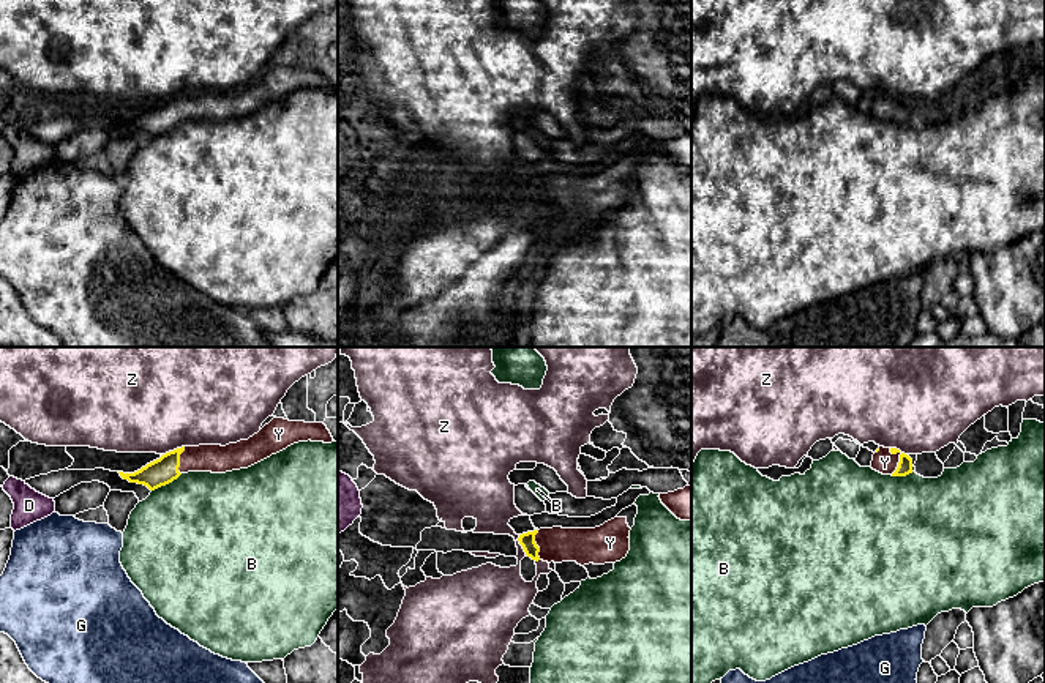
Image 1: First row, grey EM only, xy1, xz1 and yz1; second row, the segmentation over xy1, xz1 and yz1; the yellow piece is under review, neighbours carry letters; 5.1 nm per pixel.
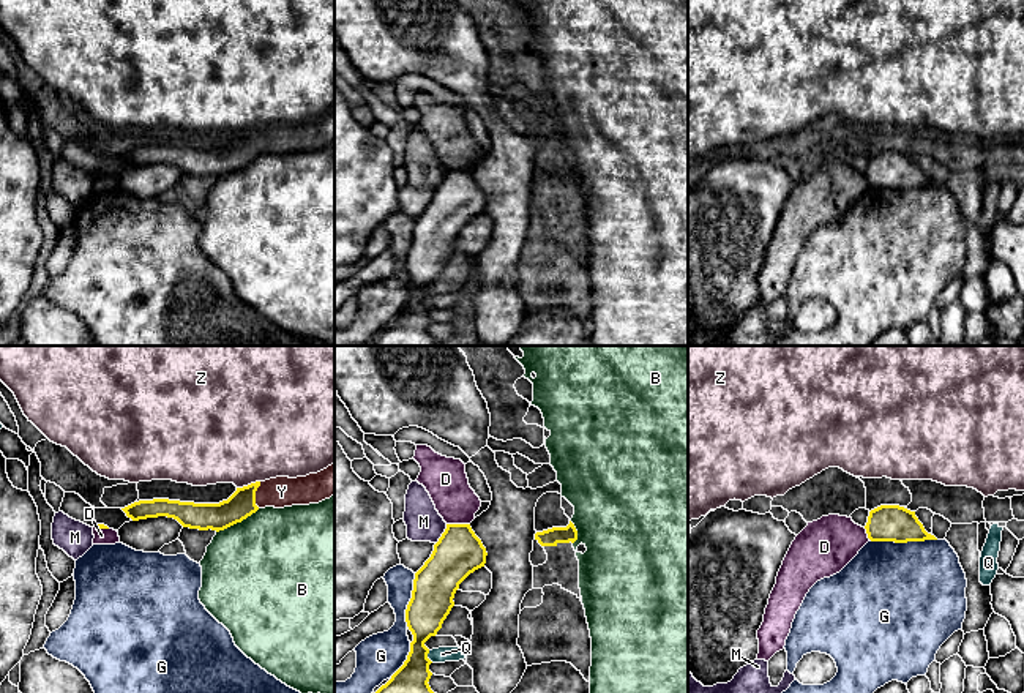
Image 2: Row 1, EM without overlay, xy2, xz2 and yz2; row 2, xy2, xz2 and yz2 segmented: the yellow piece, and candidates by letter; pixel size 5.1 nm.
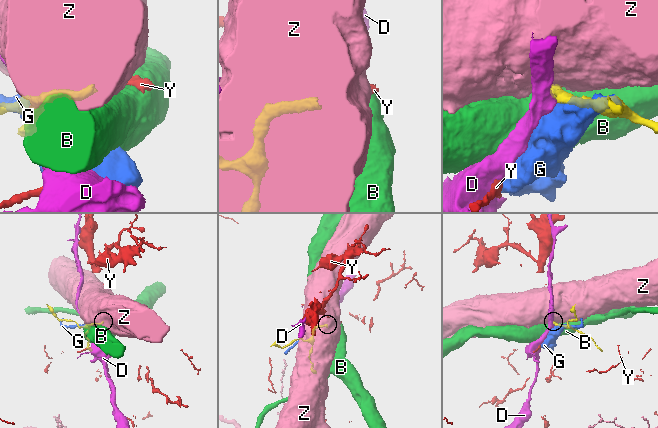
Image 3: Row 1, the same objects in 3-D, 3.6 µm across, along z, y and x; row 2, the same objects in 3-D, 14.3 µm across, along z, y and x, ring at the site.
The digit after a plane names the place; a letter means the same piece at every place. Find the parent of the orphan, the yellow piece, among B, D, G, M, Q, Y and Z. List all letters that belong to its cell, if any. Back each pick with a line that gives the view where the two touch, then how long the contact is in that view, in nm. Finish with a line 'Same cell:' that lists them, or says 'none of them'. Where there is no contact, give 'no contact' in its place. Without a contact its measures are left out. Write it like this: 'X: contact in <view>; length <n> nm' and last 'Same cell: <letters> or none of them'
Y: contact in yz1; length 140 nm
Same cell: Y

